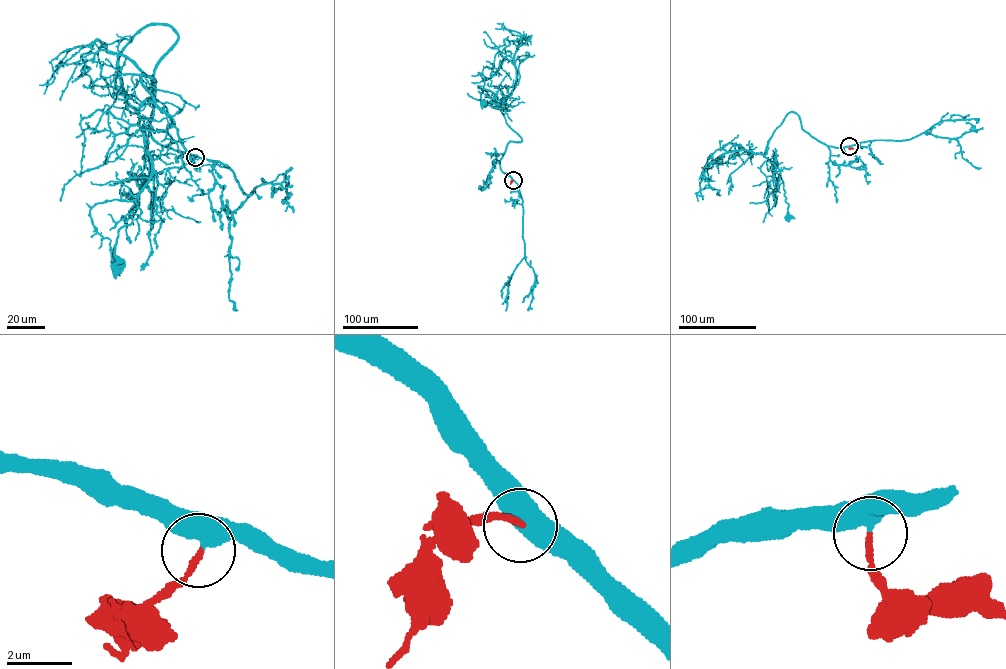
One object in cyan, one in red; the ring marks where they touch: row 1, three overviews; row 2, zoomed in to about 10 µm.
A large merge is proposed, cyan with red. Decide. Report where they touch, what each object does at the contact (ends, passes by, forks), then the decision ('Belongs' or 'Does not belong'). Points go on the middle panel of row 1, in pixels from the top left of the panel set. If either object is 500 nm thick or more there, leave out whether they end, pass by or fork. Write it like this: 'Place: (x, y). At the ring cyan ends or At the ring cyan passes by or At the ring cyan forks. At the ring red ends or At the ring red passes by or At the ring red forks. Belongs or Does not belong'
Place: (513, 180). At the ring cyan passes by. At the ring red ends. Belongs

